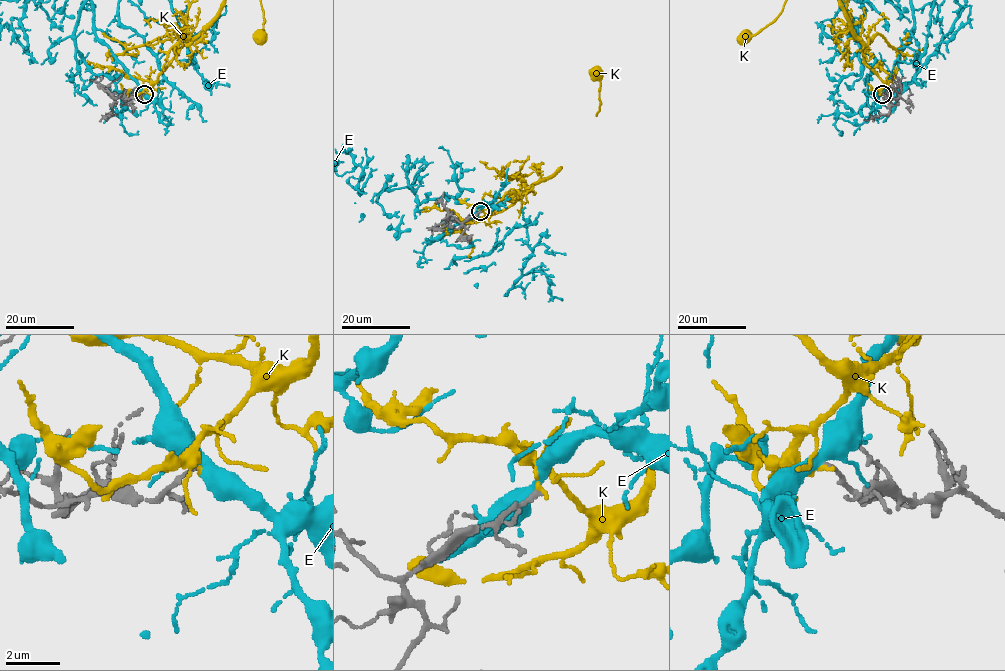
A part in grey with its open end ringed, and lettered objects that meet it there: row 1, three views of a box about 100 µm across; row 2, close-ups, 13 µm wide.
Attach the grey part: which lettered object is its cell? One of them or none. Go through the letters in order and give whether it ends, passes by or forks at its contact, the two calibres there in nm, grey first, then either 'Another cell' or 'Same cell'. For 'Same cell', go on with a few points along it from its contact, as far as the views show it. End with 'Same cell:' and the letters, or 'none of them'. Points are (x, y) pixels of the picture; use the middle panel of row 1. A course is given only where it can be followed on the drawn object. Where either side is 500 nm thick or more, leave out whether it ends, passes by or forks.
E: It forks there. Thickness 170 nm (grey) against 320 nm. Another cell
K: It ends there. Thickness 160 nm (grey) against 130 nm. Another cell
Same cell: none of them

